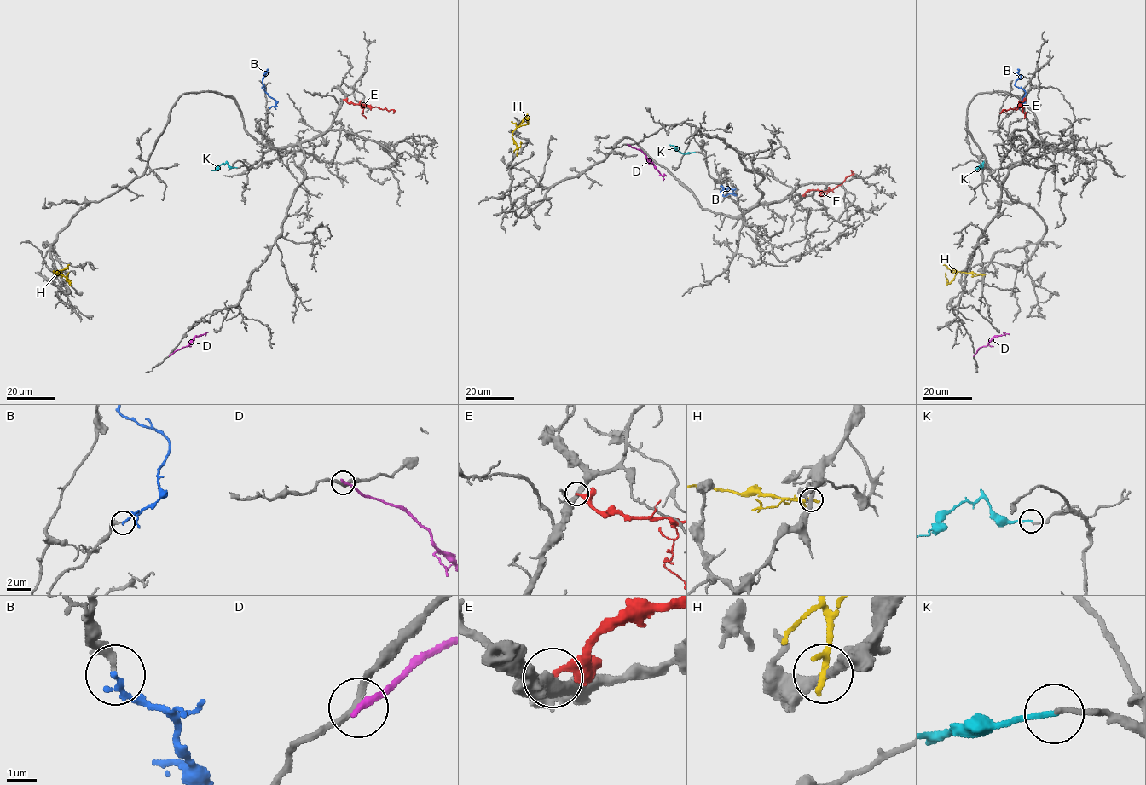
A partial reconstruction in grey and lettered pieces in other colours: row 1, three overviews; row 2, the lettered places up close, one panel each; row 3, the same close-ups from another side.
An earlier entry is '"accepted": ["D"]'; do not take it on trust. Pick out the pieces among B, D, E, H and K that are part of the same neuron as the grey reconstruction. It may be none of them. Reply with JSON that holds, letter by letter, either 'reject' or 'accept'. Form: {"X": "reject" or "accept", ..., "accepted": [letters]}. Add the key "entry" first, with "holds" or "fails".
{"entry": "fails", "B": "reject", "D": "reject", "E": "reject", "H": "reject", "K": "reject", "accepted": []}

